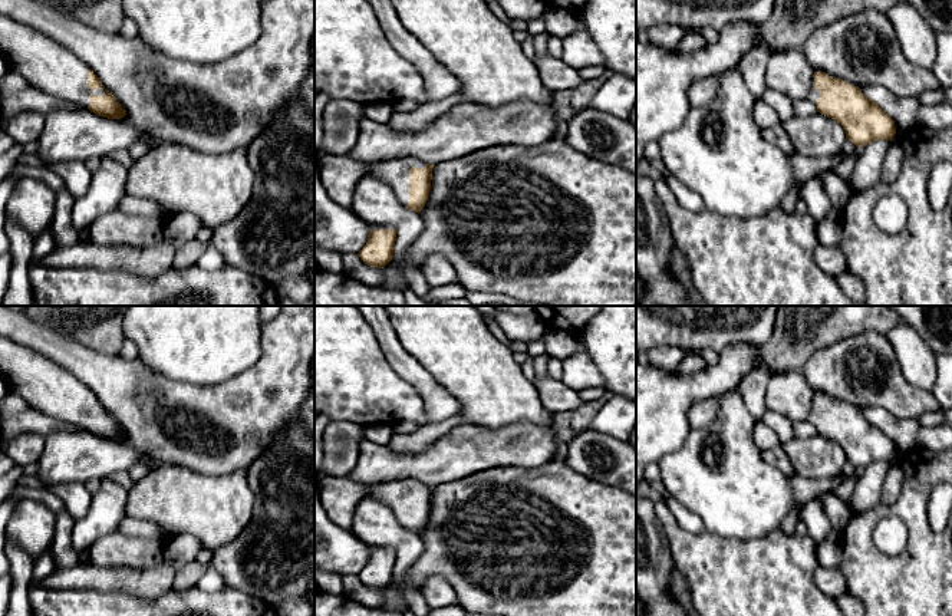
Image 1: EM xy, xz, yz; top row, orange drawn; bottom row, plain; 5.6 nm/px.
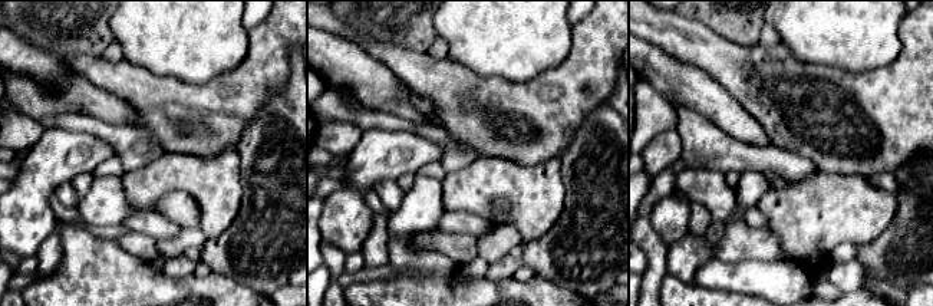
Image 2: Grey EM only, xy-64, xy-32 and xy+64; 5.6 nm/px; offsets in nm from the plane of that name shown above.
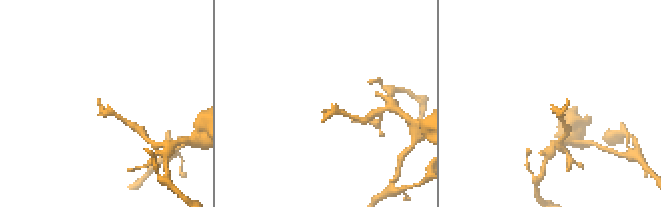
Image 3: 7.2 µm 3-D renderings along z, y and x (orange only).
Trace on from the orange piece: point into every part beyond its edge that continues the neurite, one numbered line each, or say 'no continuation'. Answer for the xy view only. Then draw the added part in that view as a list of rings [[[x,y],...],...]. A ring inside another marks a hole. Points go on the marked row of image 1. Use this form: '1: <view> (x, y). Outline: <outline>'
1: xy (46, 65). Outline: [[[0,14],[0,56],[10,70],[22,75],[32,86],[72,102],[89,106],[89,95],[103,96],[105,89],[88,88],[83,62],[45,33]]]

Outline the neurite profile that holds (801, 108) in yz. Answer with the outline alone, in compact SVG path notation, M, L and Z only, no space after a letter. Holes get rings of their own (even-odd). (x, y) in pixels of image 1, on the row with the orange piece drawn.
M808 98L794 101L794 116L813 116L816 113L817 108Z

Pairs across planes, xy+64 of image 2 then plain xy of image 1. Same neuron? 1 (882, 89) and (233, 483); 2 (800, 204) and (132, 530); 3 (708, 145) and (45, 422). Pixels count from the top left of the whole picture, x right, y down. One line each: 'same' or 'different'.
1: different
2: different
3: different

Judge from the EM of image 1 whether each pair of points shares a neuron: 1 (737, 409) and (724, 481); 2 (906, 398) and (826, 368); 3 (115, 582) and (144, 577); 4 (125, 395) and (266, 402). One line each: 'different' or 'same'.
1: same
2: same
3: same
4: same

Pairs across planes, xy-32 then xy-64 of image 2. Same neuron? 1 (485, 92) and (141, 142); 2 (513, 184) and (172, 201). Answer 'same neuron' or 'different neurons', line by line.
1: different neurons
2: different neurons

